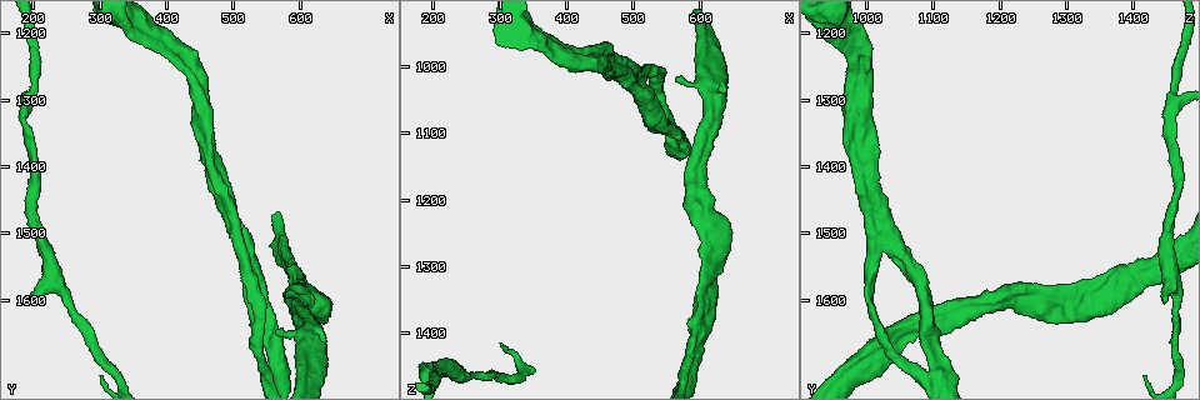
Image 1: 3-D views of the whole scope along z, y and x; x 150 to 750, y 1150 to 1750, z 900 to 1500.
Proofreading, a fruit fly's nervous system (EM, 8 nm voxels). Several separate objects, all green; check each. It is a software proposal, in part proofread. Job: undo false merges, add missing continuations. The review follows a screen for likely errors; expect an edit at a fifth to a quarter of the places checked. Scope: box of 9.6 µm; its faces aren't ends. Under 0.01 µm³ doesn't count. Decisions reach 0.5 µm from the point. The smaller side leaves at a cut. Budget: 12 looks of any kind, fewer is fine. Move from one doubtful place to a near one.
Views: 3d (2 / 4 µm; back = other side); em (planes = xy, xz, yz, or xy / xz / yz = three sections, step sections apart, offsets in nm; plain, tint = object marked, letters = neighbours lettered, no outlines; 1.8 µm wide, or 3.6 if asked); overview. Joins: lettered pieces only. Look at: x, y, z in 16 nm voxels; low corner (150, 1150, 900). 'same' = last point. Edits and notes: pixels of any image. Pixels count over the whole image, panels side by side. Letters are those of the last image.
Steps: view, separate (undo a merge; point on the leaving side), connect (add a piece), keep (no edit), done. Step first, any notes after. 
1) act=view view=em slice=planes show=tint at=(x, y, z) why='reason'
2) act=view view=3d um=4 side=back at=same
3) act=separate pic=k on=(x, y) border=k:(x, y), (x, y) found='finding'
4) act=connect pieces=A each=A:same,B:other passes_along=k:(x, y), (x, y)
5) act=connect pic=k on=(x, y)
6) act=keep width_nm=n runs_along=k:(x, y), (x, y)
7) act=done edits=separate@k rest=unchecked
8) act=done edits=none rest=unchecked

act=view view=3d um=4 at=(185, 1310, 1455)

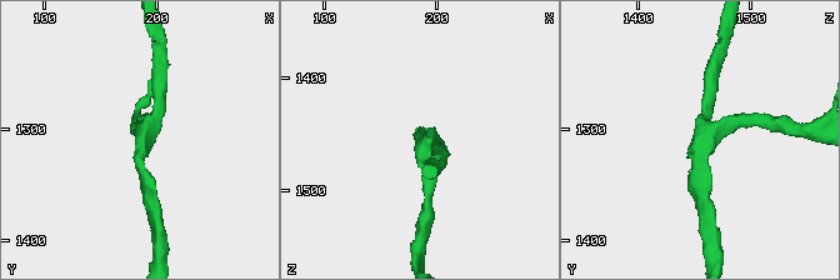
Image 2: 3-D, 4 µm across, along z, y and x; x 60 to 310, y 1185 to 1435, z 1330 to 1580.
act=view view=em slice=xy step=8 show=tint at=(186, 1306, 1460)

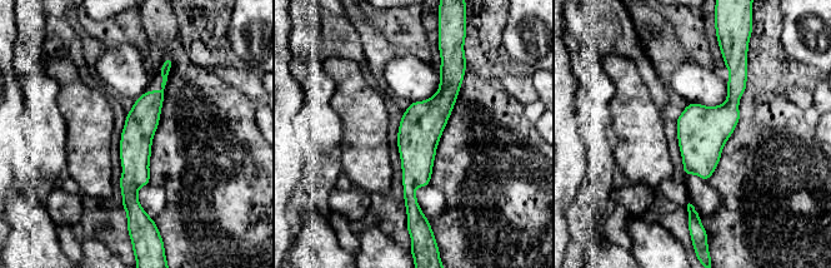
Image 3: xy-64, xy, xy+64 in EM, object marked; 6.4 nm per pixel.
act=view view=em slice=planes show=letters at=same

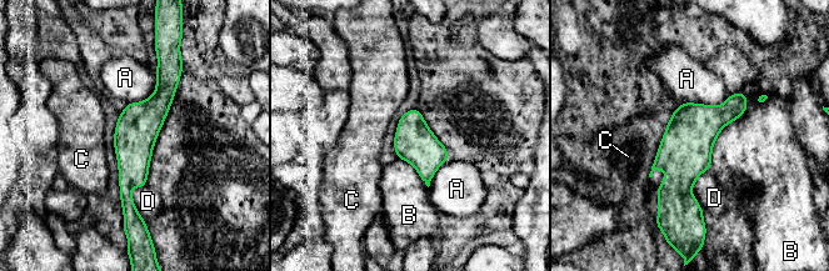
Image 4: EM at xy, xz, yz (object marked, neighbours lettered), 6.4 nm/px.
act=keep longest_contact=B:550nm each=A:other,B:other,C:other,D:other runs_along=4:(161, 70), (126, 212) found='one neuron here'

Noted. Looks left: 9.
act=view view=3d um=2 side=back at=(195, 1605, 1445) why='an open end'

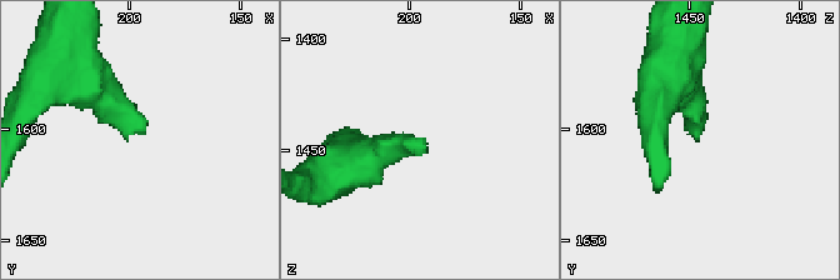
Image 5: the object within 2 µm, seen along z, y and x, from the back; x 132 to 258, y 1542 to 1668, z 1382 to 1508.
act=view view=em slice=planes show=letters at=(194, 1602, 1445)

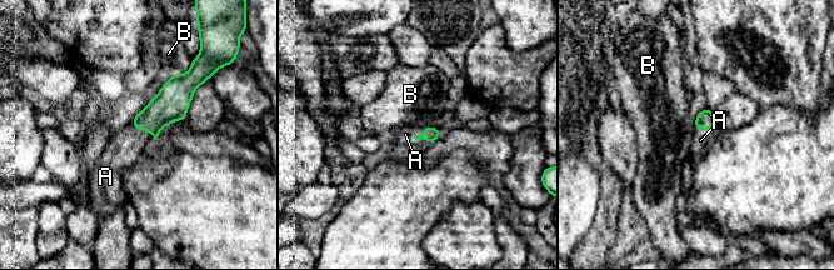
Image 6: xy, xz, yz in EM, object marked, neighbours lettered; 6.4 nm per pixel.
act=connect pieces=A longest_contact=A:120nm each=A:same,B:other found='it goes on there'

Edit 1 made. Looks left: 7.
act=view view=3d um=2 at=(620, 1605, 1260) why='sharp bend'

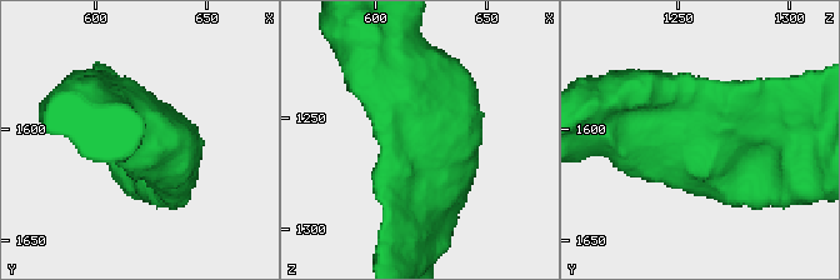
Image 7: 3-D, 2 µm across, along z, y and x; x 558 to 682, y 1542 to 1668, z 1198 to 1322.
act=view view=em slice=planes show=letters at=(622, 1605, 1264) why='shape alone is not enough'

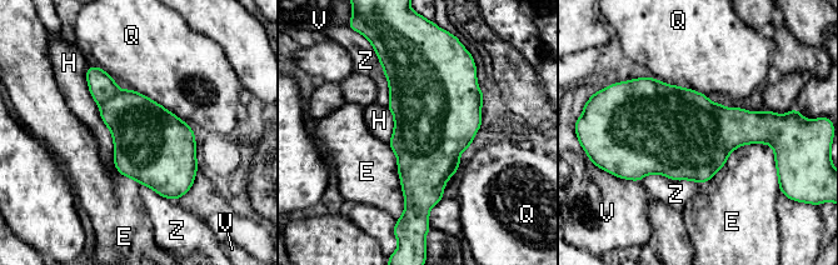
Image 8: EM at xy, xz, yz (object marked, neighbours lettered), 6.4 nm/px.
act=keep each=E:other,H:other,Q:other,V:other,Z:other border=8:(88, 66), (114, 161) found='one neuron here'

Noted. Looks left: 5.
act=view view=em slice=planes show=plain at=(490, 1475, 1020) why='three-way junction'

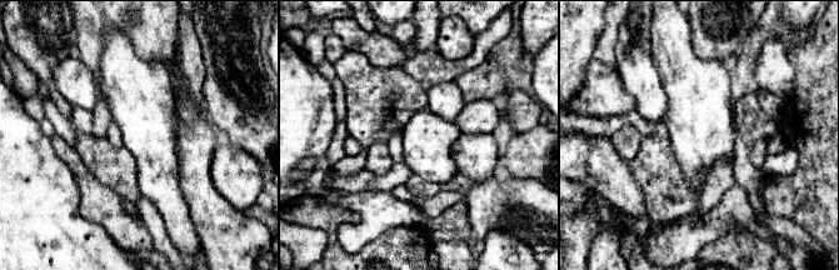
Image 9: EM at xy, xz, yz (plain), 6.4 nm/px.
act=view view=em slice=planes show=letters at=same

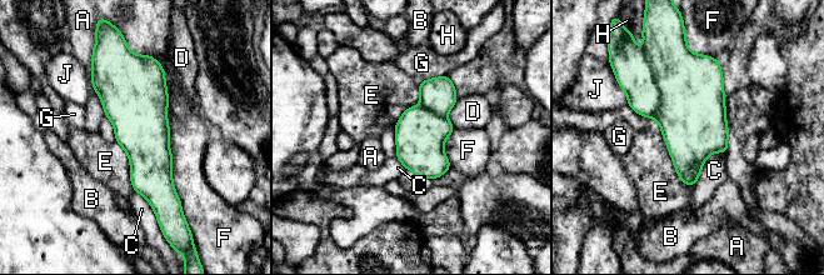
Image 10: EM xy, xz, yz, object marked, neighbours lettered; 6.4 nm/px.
act=keep each=A:other,B:other,C:other,D:other,E:other,F:other,G:other,H:other,J:other border=10:(654, 118), (677, 175), (693, 186) found='continuous, no second neuron'

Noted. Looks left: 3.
act=view view=em slice=yz step=4 show=tint at=(450, 1350, 990) why='arms part here'

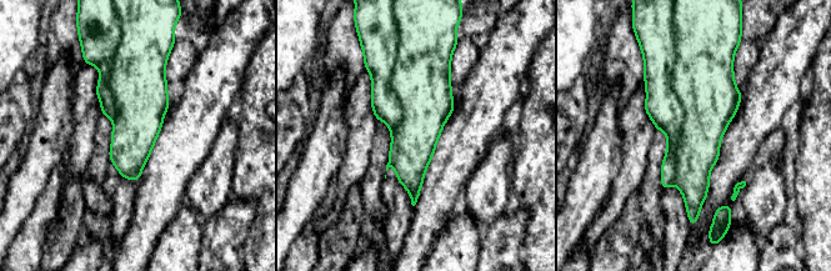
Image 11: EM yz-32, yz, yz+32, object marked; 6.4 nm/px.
act=view view=em slice=planes show=letters at=same

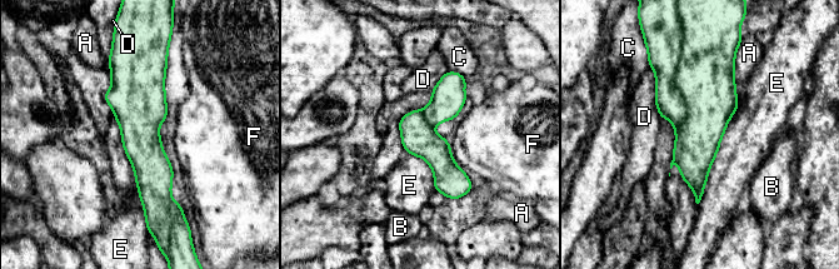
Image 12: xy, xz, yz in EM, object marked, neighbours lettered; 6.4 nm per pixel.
act=keep longest_contact=E:700nm each=A:other,B:other,C:other,D:other,E:other,F:other runs_along=12:(134, 60), (149, 162), (146, 210) found='all the same neuron'

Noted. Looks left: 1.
act=done edits=connect@6 rest=unchecked

